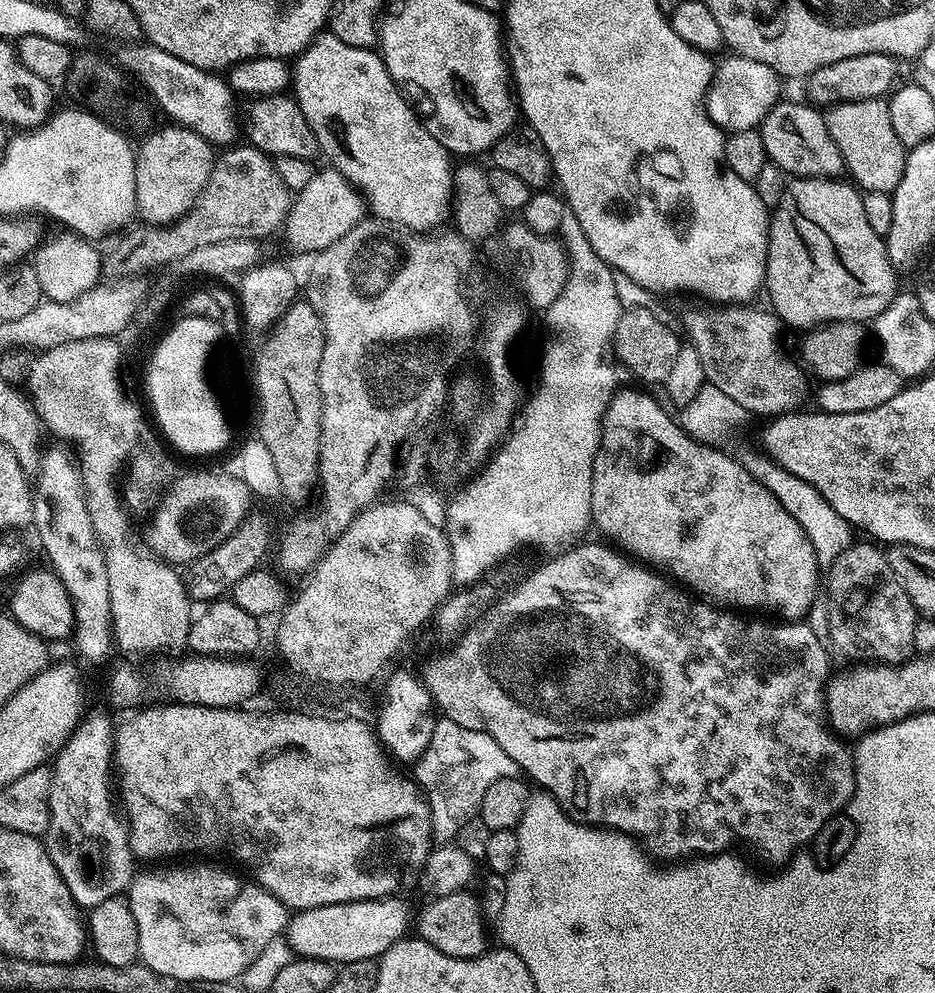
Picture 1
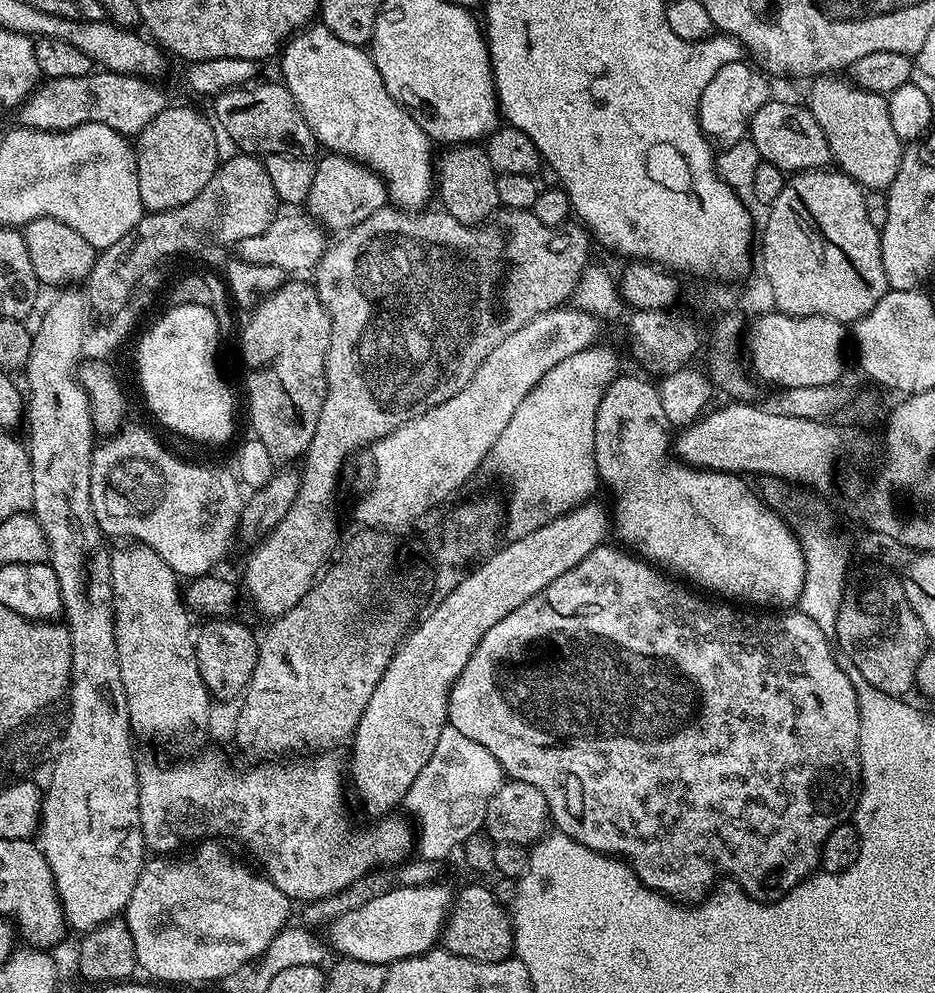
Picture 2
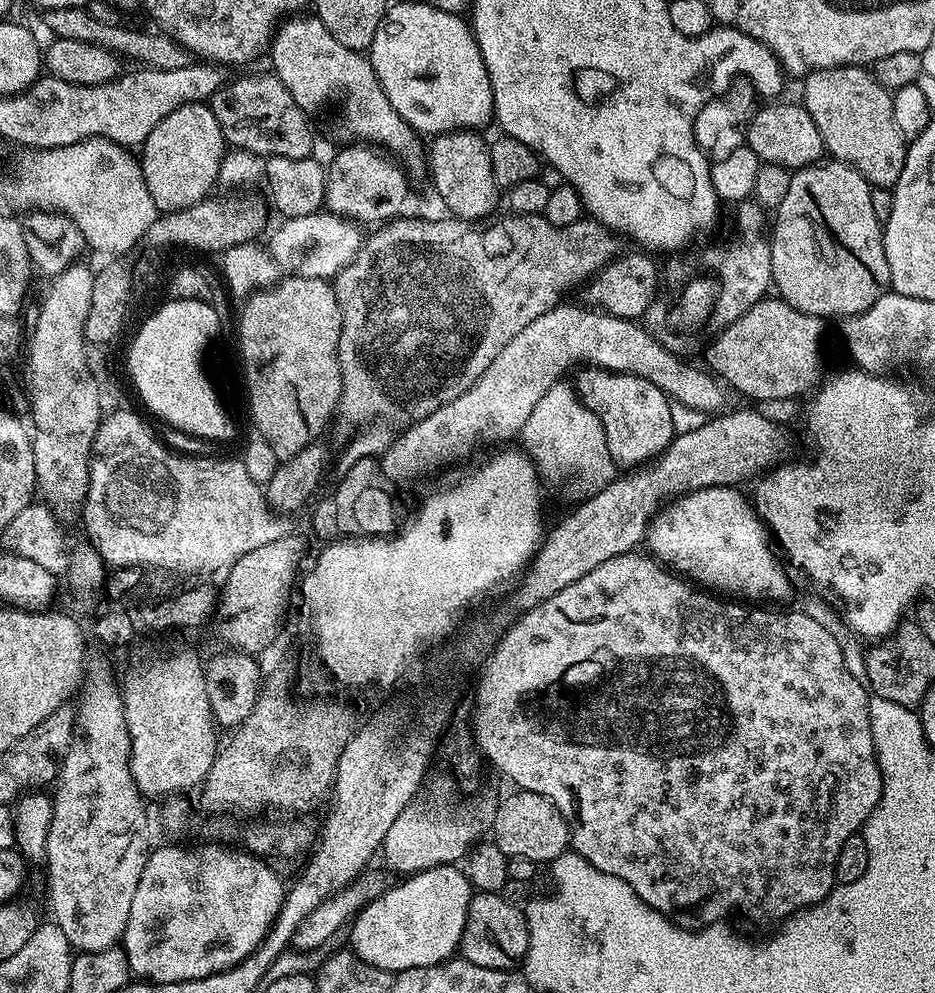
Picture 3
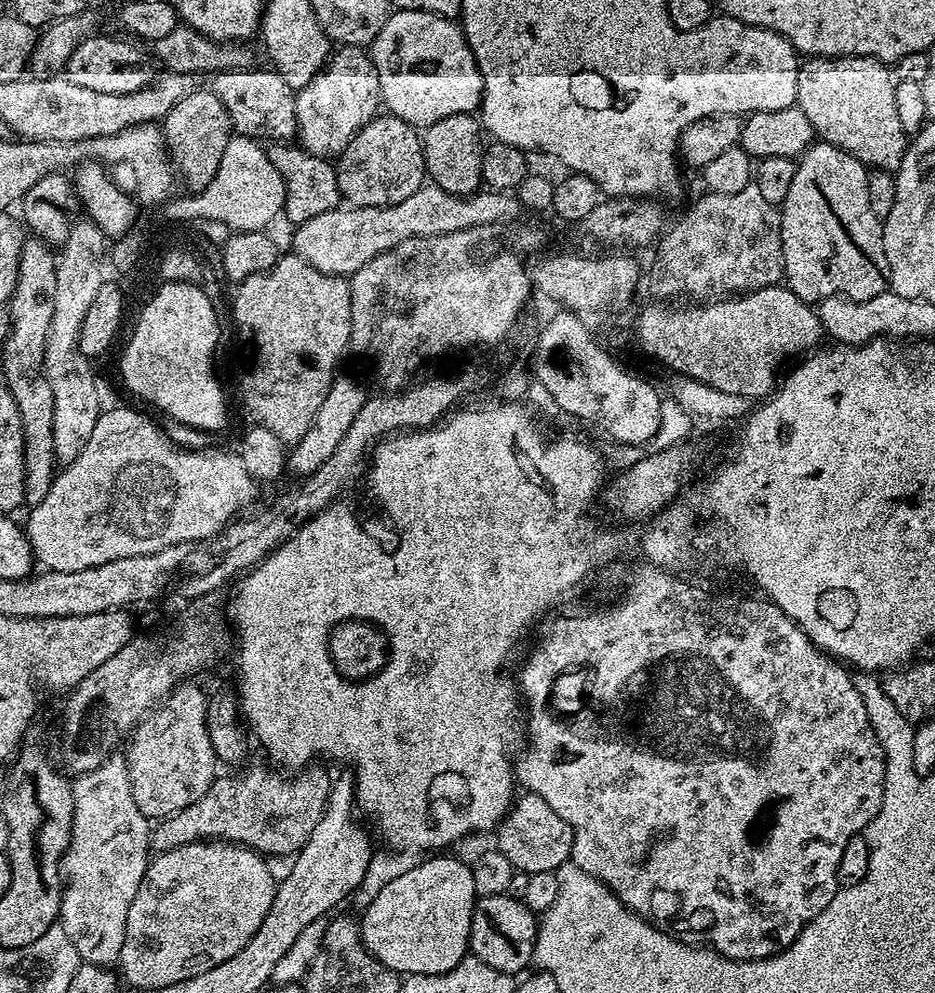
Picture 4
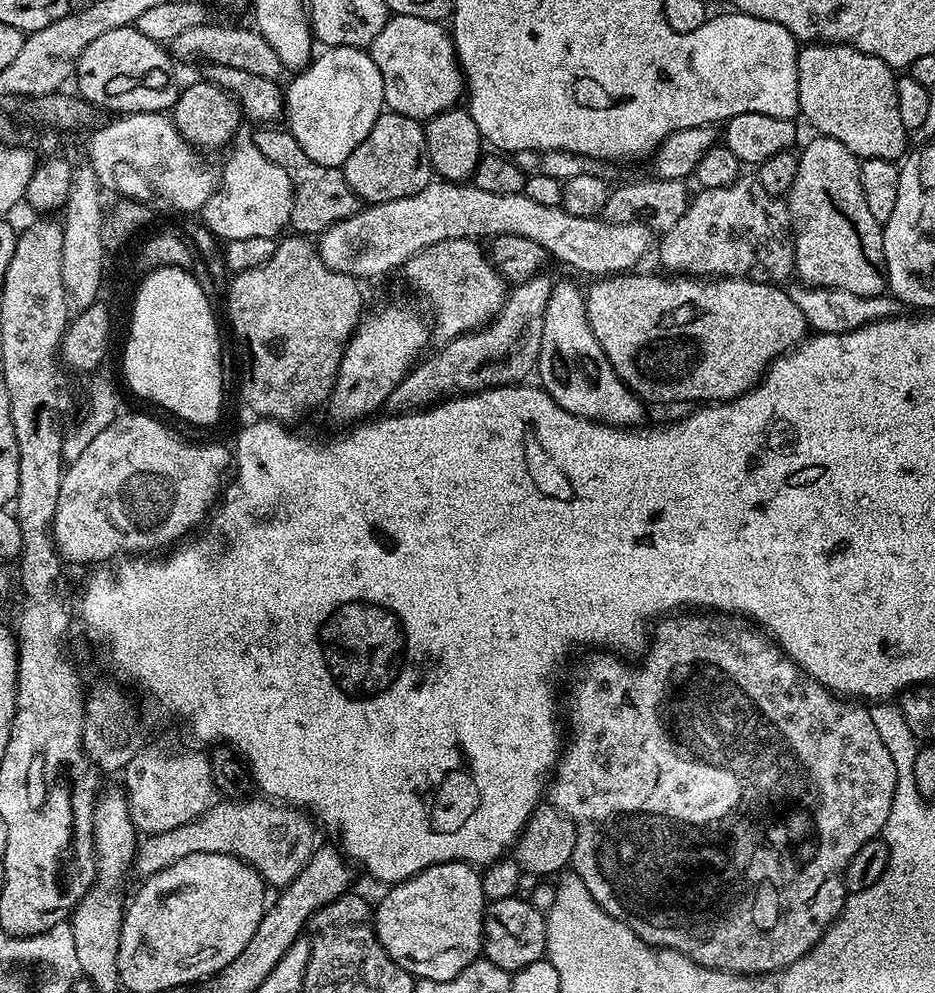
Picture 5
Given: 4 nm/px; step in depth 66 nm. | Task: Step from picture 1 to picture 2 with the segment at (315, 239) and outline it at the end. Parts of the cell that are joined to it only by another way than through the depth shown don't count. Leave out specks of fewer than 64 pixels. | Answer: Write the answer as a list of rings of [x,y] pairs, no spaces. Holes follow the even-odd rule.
[[[324,154],[321,160],[315,161],[315,165],[314,182],[310,182],[306,212],[307,215],[318,218],[329,233],[343,234],[356,224],[366,222],[366,218],[370,218],[379,208],[389,203],[384,179],[376,172],[371,172],[365,164],[348,156]]]

